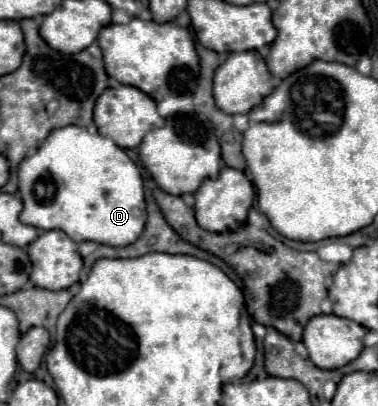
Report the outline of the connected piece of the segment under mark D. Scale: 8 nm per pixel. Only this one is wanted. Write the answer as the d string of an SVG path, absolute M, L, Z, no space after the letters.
M81 126L55 128L37 148L37 152L19 164L19 194L23 200L23 224L39 230L63 230L77 244L91 240L123 248L133 244L145 230L147 210L139 168L113 140Z

